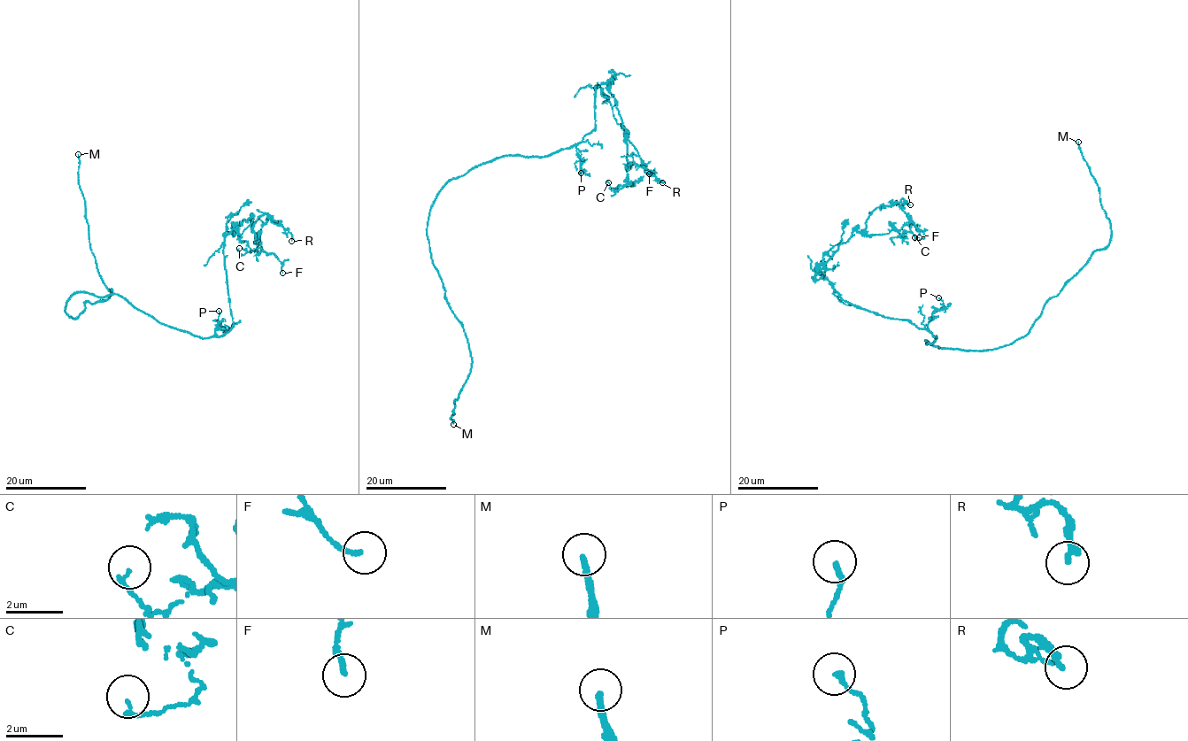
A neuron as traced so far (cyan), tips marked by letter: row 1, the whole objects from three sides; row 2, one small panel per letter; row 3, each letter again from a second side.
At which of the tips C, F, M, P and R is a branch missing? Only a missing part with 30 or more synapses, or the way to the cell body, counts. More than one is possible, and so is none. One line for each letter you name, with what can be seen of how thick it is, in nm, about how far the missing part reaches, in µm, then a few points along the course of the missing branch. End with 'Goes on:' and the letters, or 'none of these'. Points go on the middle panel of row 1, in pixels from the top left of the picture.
M: 200 nm | 3 µm
Goes on: M

